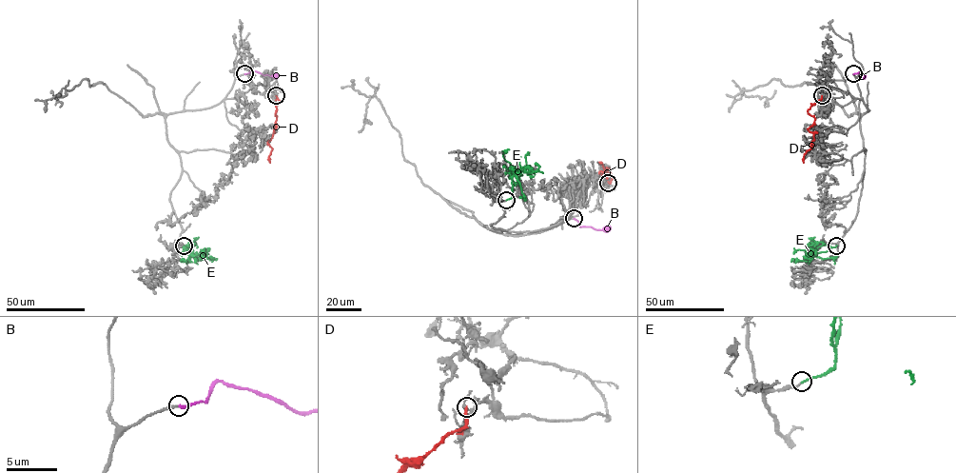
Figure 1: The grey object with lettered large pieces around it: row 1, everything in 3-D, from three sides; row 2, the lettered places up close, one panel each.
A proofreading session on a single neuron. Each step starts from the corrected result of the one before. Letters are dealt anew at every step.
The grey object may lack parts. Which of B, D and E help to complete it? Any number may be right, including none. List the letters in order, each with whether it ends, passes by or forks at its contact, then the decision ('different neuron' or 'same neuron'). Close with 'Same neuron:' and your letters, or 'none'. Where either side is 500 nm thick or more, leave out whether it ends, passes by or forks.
B: it ends | different neuron
D: it ends | different neuron
E: it ends | same neuron
Same neuron: E

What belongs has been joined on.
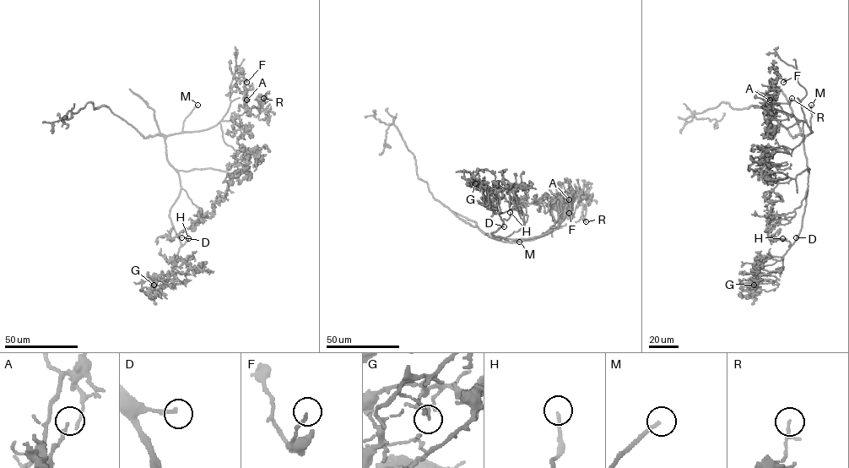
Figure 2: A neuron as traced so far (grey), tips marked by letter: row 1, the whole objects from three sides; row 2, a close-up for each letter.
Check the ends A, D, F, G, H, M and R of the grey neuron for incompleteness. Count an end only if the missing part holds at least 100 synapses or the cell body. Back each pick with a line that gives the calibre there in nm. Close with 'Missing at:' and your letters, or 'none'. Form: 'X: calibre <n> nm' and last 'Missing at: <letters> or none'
D: calibre 180 nm
H: calibre 160 nm
M: calibre 200 nm
Missing at: D, H, M

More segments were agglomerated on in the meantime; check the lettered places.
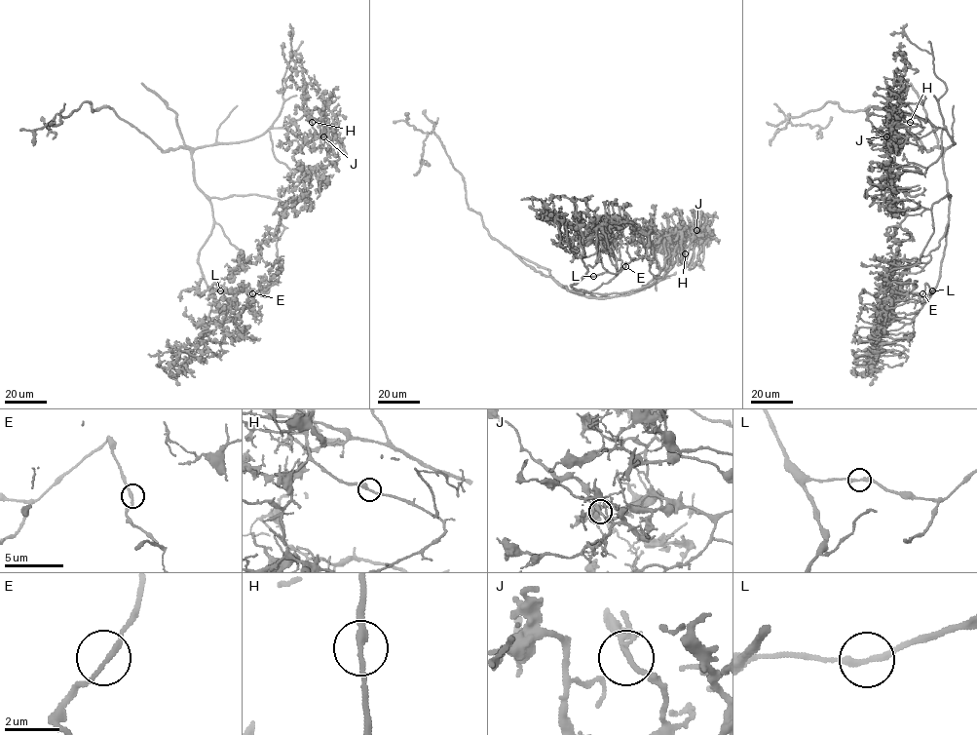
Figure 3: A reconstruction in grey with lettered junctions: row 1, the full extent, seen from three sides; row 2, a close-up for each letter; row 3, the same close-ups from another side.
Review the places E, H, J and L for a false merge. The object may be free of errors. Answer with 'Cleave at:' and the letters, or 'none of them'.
Cleave at: none of them

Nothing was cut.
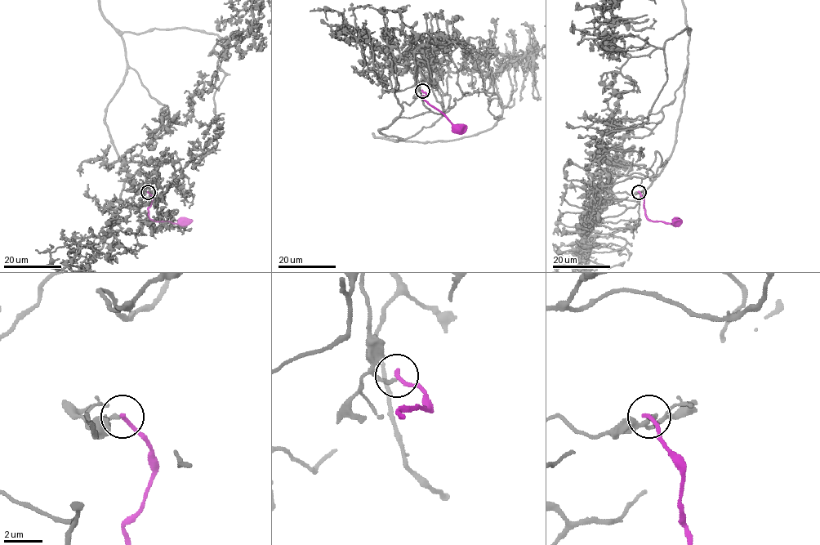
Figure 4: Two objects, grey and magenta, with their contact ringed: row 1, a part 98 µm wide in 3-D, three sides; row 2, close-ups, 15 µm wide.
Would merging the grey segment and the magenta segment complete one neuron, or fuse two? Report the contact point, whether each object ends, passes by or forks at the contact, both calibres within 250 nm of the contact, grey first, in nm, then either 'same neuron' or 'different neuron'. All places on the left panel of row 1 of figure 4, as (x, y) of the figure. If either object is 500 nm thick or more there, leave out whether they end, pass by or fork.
at (148, 192); grey ends there; magenta ends there; 160 nm thick on the grey side, 240 nm on the other; different neuron

